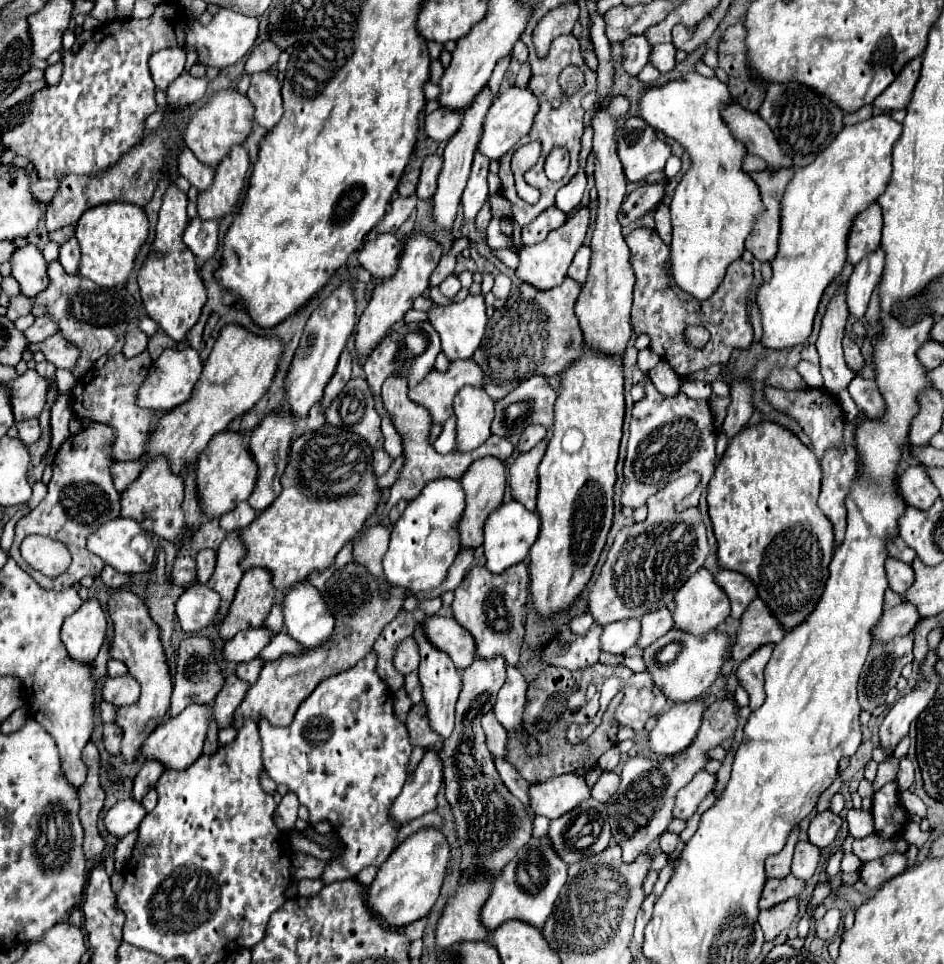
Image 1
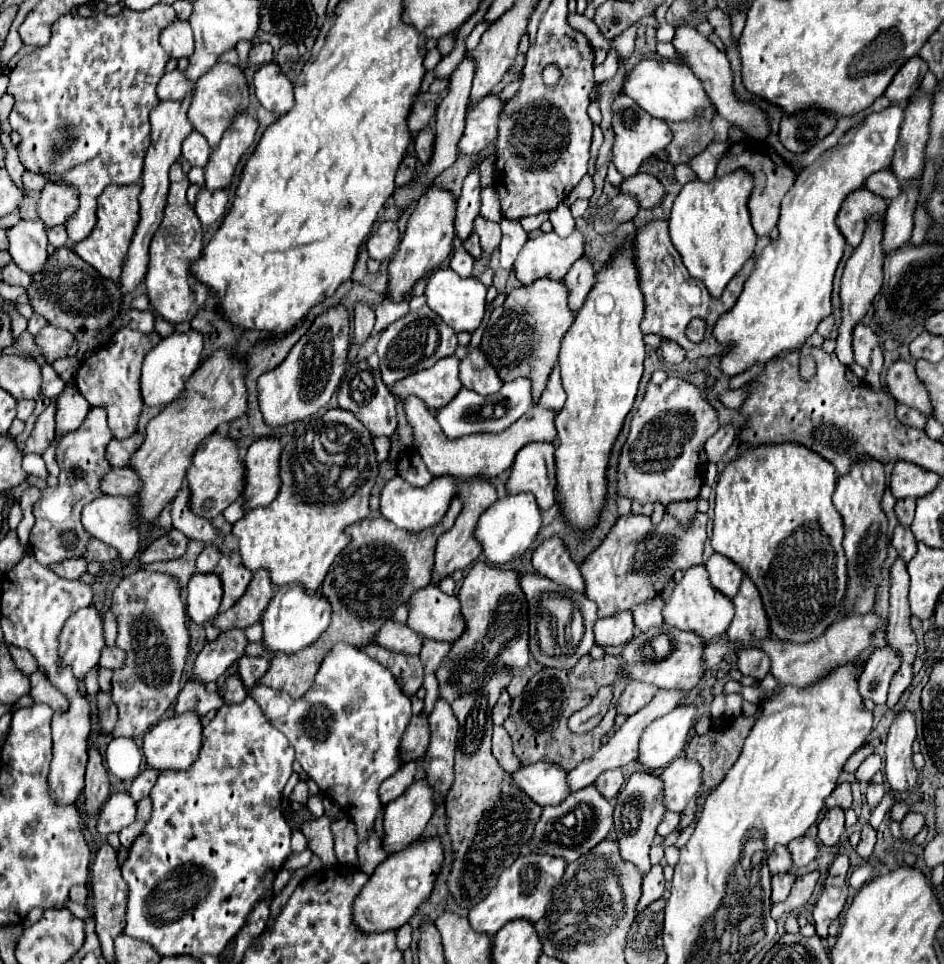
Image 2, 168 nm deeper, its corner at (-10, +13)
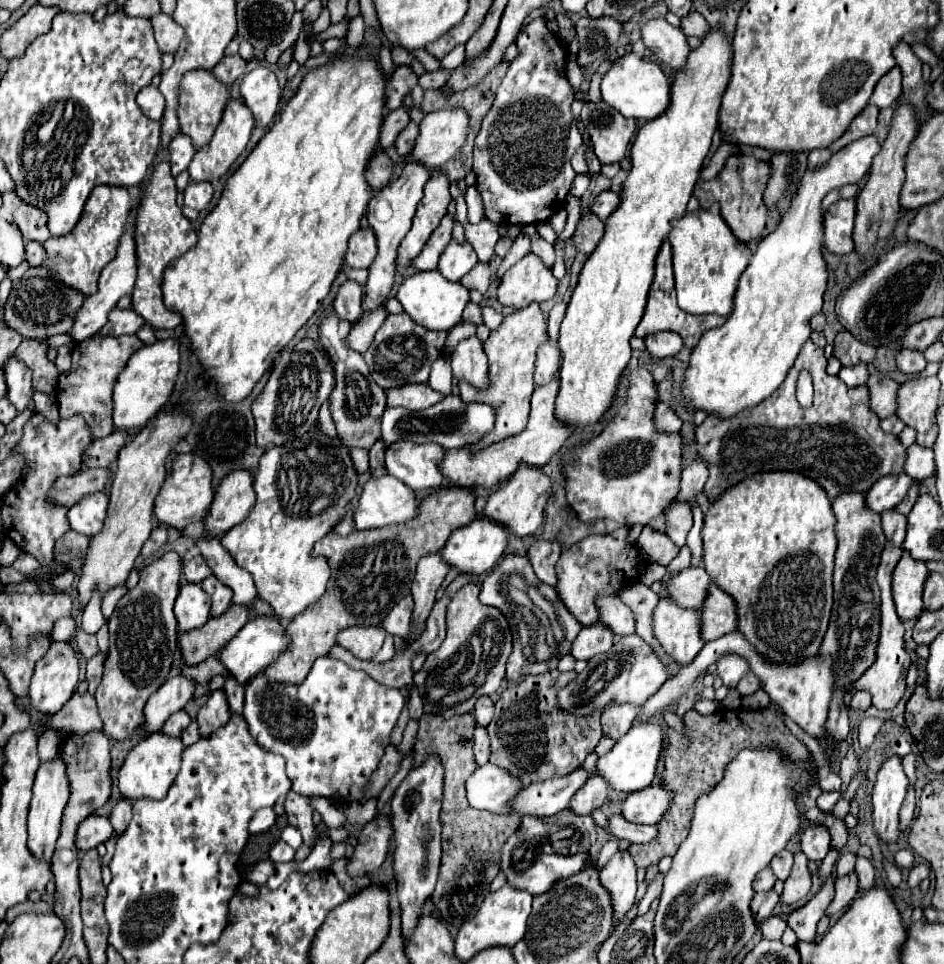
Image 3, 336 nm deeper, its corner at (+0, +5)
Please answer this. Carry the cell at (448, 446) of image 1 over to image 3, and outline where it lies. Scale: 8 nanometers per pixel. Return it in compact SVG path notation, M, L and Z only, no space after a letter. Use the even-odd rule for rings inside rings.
M457 393L443 397L439 403L431 405L423 411L407 411L401 407L385 409L383 423L381 423L381 441L385 449L389 449L395 441L411 441L411 443L439 443L445 449L465 447L479 441L485 433L491 431L495 423L495 409L485 403L463 403ZM445 417L453 419L453 425L445 421Z

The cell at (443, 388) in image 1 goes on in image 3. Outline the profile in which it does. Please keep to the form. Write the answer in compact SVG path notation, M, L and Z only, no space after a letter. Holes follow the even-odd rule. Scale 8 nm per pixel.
M427 383L421 385L403 385L399 389L387 389L387 407L403 407L411 411L421 411L437 401L441 401L445 395L433 391Z

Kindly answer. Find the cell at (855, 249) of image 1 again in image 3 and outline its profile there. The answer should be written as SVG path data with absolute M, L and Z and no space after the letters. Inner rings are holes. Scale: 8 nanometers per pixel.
M841 199L823 213L823 245L835 255L853 251L855 199Z

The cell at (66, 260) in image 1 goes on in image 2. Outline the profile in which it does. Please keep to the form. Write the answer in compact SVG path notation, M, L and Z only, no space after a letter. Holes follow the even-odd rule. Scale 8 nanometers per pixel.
M157 3L147 11L123 9L115 17L93 13L91 17L59 17L53 25L51 41L25 55L9 75L7 93L15 97L9 115L11 129L21 135L17 153L25 169L45 175L49 181L71 181L79 189L79 209L67 221L71 243L83 241L95 227L97 197L107 185L137 183L143 171L143 157L151 141L149 113L159 103L157 83L165 73L167 55L159 45L161 31L175 21L171 5Z

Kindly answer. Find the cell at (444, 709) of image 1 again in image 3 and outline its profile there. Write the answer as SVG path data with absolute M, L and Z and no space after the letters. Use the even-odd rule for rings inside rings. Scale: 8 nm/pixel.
M429 757L421 767L411 769L391 799L391 829L393 829L393 871L397 895L401 903L403 935L409 937L417 925L425 899L433 893L439 861L441 861L441 797L443 797L443 765L437 757Z

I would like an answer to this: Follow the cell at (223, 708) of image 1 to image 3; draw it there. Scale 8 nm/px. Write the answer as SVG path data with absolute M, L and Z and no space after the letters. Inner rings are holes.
M217 689L209 695L207 703L197 713L197 725L199 725L201 737L209 737L213 731L227 725L229 719L231 719L231 711L229 711L225 693Z

